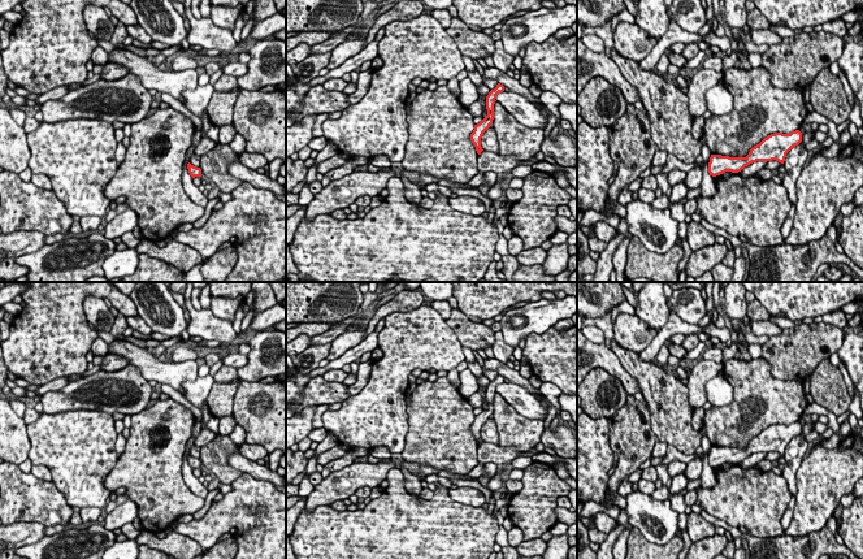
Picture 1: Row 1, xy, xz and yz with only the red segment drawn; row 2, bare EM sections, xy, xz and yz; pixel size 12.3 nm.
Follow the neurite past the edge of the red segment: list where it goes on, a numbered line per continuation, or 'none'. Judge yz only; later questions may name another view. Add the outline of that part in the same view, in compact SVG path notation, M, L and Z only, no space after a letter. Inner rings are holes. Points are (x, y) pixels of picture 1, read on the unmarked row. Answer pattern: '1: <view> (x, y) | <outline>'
none

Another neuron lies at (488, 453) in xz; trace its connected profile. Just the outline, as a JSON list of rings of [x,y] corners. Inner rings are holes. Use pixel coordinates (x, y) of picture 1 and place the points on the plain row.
[[[482,442],[478,446],[477,460],[478,460],[478,464],[483,464],[483,465],[486,463],[495,463],[498,465],[498,464],[511,463],[515,458],[519,458],[522,455],[529,455],[529,454],[520,452],[512,447],[500,447],[490,442]]]

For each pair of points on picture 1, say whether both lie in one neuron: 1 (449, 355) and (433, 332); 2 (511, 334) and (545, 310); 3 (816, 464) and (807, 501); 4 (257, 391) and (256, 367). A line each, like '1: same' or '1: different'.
1: same
2: same
3: same
4: different

